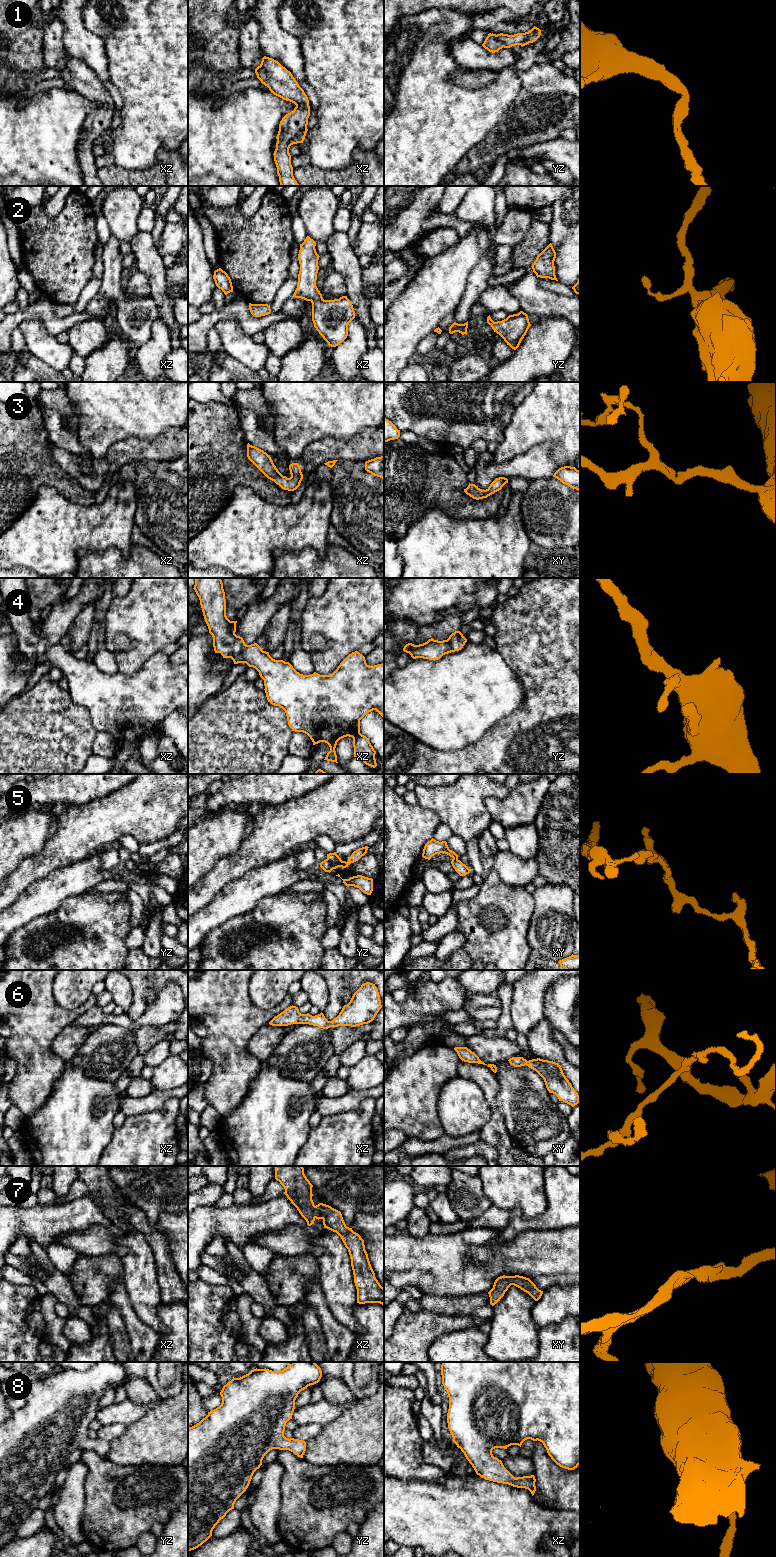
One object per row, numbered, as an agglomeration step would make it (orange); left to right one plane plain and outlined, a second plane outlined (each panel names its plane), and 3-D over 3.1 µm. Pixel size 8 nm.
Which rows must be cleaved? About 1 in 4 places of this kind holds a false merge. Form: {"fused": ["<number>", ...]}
{"fused": ["5"]}

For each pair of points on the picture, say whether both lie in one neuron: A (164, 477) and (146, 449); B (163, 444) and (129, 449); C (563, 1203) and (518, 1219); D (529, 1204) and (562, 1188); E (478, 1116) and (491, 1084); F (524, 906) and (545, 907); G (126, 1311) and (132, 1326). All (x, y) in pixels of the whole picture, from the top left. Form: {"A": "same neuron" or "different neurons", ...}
{"A": "different neurons", "B": "same neuron", "C": "same neuron", "D": "different neurons", "E": "different neurons", "F": "different neurons", "G": "same neuron"}

